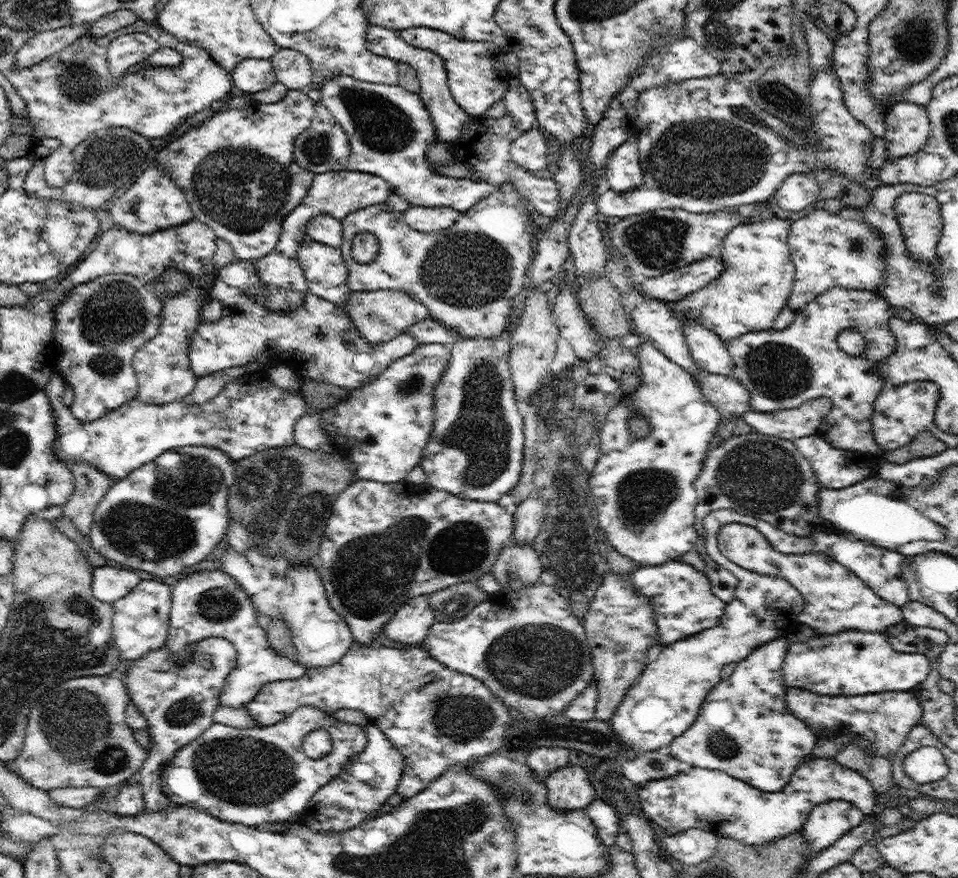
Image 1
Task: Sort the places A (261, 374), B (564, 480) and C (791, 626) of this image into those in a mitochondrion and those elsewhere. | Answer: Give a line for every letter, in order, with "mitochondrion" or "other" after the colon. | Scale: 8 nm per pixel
A: other
B: other
C: other

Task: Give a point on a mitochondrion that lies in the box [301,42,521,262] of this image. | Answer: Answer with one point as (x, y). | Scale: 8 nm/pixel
(382, 125)

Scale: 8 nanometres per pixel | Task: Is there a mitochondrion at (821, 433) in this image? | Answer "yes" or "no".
no

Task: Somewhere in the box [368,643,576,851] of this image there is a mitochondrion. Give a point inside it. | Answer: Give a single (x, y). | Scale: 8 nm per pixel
(461, 718)

